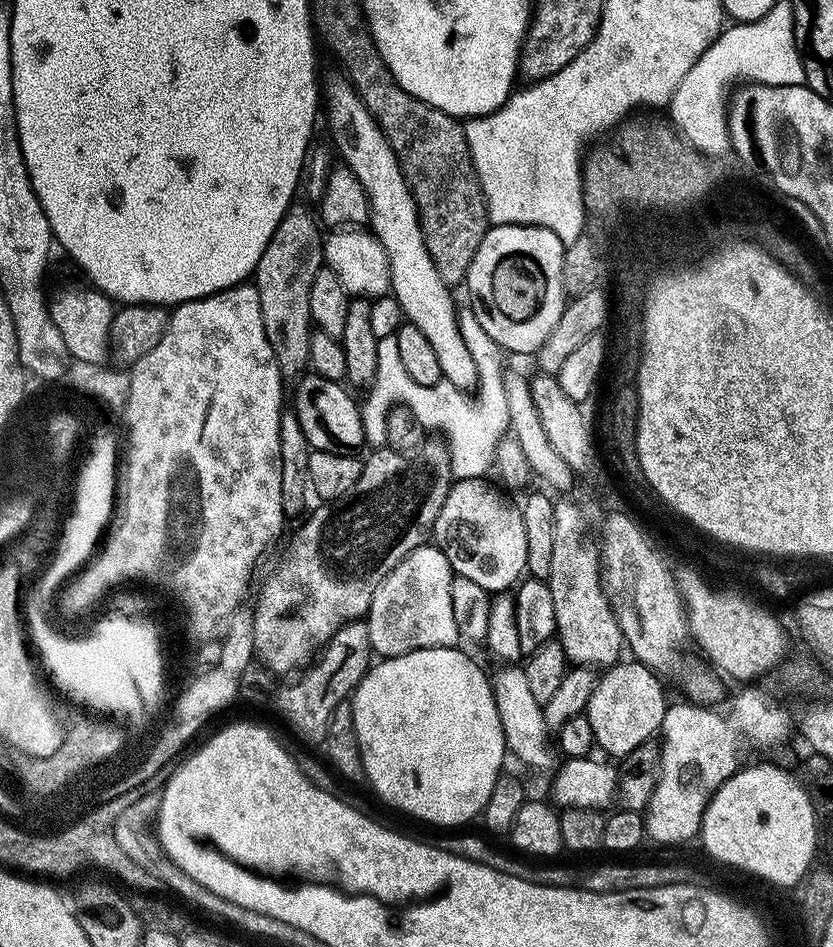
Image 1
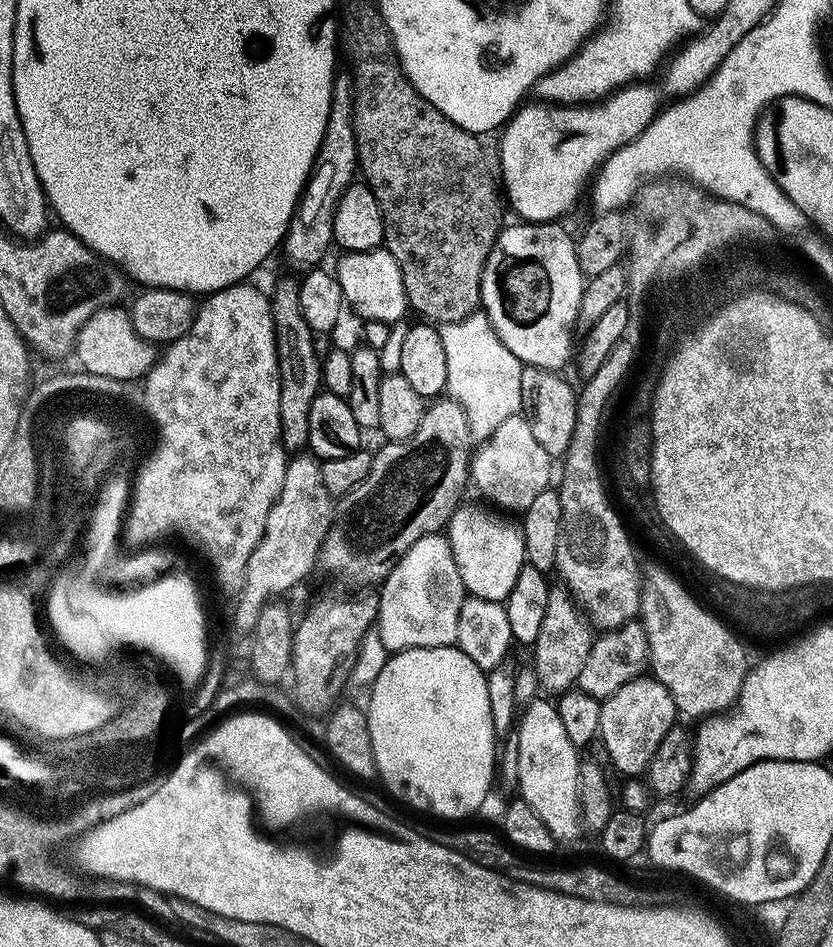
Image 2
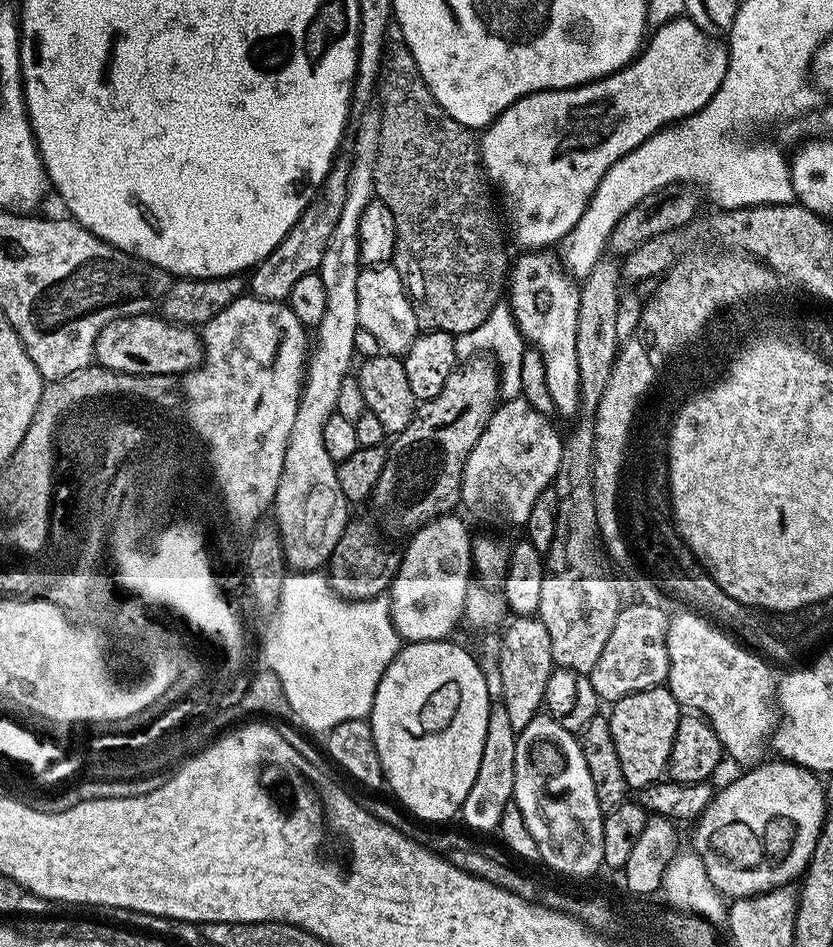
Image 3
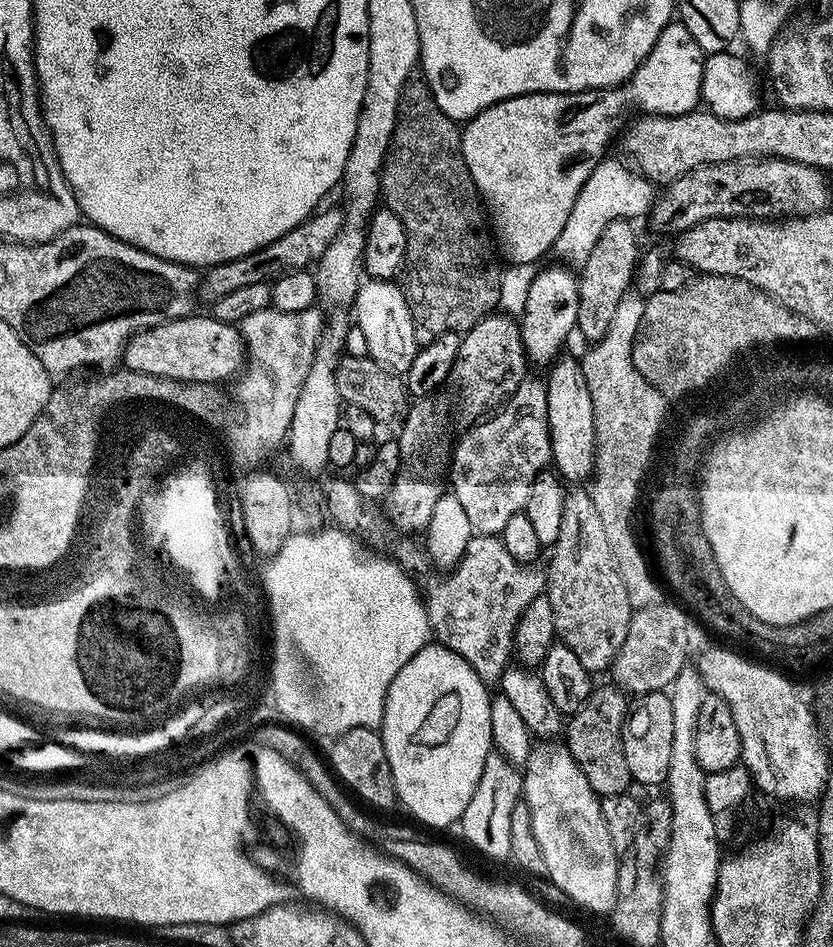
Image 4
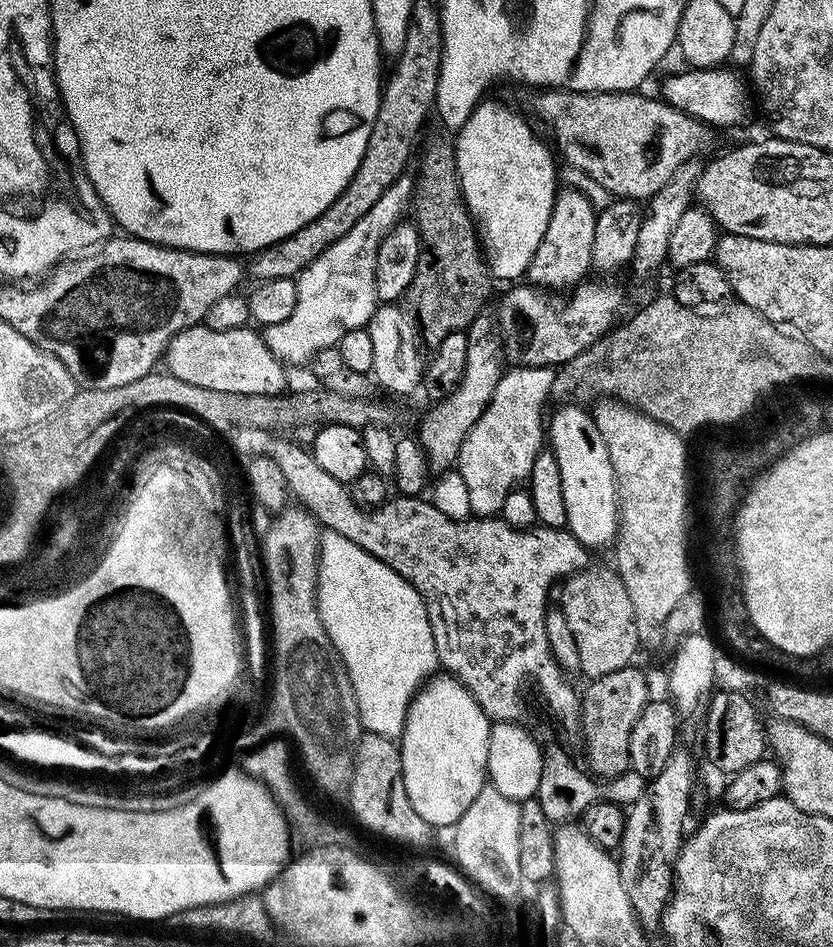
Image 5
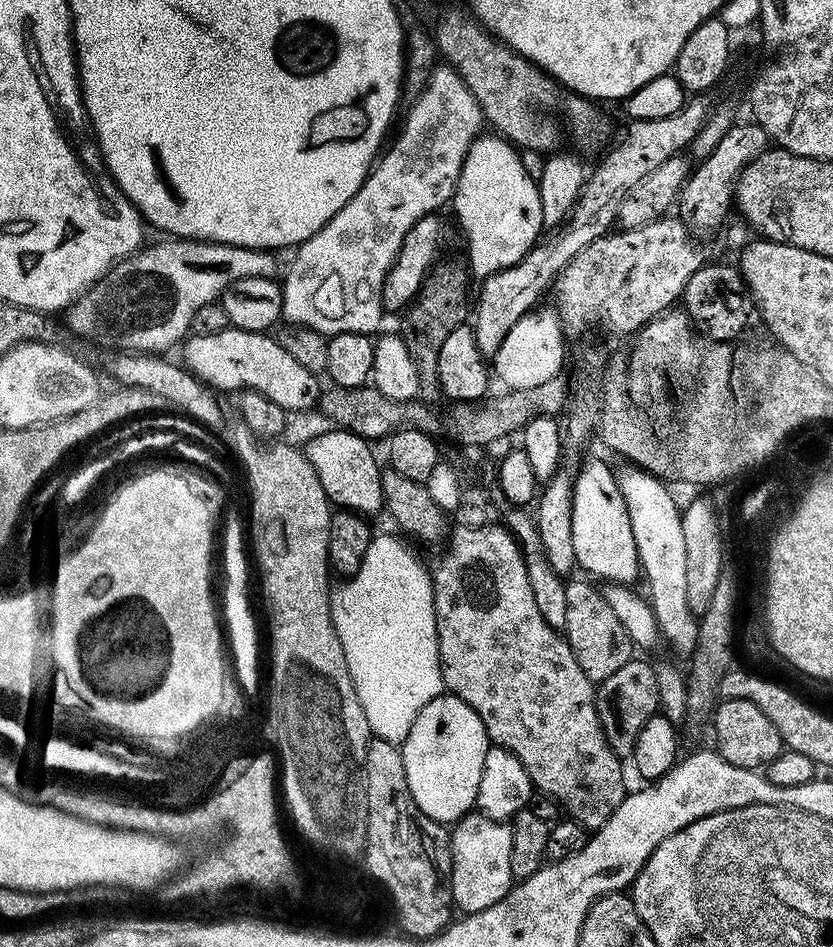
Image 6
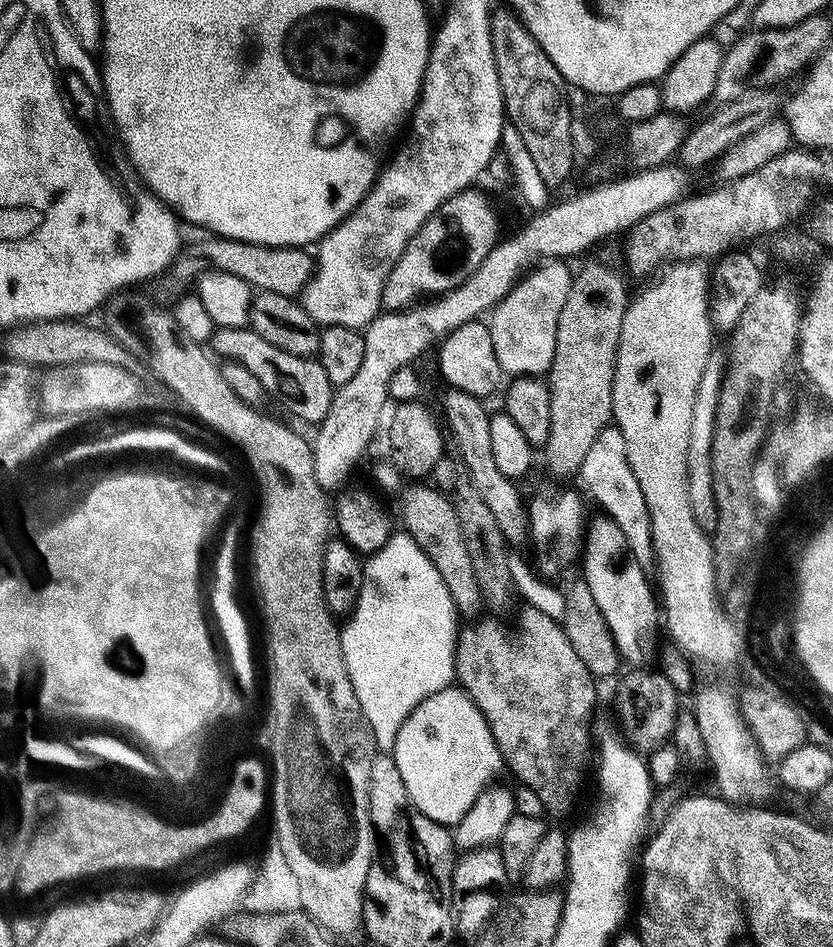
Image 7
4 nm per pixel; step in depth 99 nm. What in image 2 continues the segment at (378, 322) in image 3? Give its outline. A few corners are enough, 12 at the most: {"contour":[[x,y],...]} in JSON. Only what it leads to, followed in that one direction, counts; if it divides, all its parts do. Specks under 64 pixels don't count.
{"contour":[[388,249],[343,253],[334,275],[359,319],[391,324],[408,307]]}

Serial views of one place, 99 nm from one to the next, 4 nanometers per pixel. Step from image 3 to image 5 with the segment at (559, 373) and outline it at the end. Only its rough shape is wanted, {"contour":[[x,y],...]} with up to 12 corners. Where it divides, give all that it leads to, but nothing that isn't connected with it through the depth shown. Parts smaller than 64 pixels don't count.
{"contour":[[568,402],[547,421],[566,528],[613,543],[620,502],[596,417]]}

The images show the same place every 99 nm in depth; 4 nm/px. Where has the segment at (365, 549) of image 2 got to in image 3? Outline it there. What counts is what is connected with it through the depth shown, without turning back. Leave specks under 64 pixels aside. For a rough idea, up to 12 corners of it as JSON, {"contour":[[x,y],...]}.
{"contour":[[491,355],[457,363],[387,445],[370,504],[407,537],[461,503],[498,407]]}

